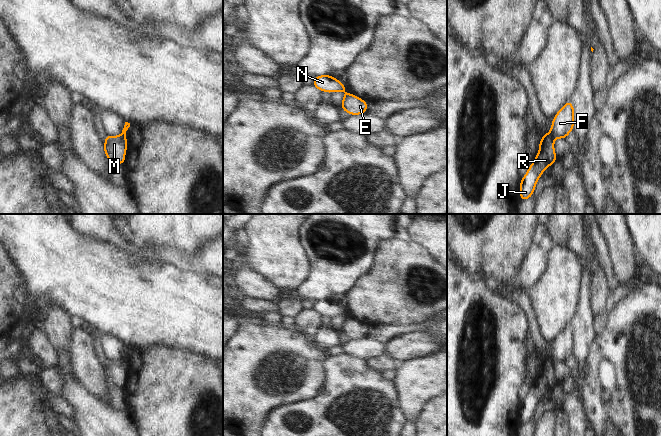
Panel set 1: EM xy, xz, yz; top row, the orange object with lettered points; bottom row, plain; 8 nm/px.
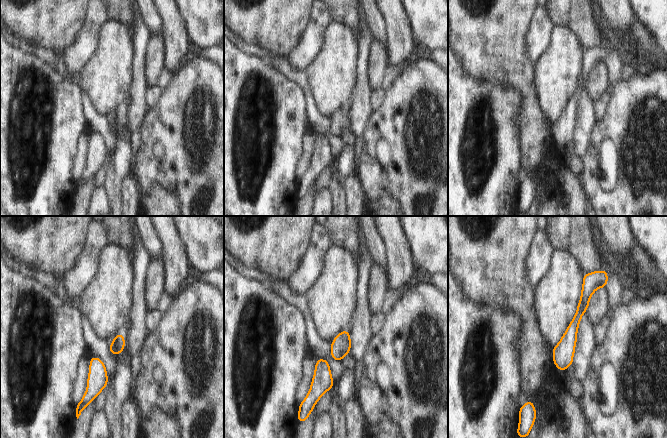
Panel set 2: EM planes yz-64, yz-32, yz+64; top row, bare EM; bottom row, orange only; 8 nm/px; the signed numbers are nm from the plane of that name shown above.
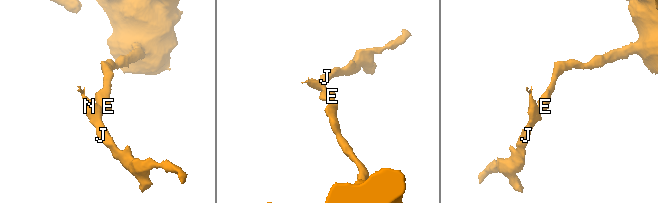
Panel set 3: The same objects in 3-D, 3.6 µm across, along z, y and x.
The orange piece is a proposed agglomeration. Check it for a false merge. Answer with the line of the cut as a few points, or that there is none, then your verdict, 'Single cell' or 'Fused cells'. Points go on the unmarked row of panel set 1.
Split along yz (549, 357), (554, 361). Fused cells.

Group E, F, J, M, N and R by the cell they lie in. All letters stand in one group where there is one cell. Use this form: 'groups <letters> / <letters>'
groups E F / J M N R

